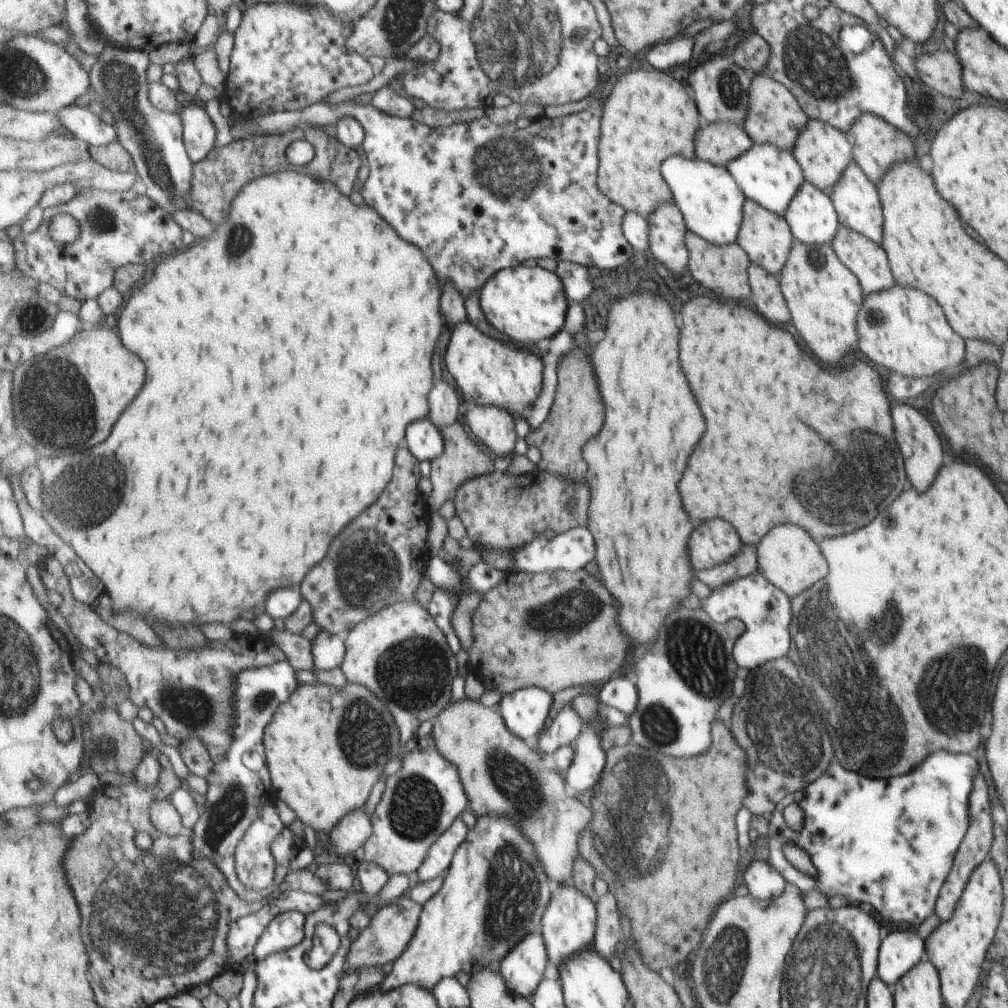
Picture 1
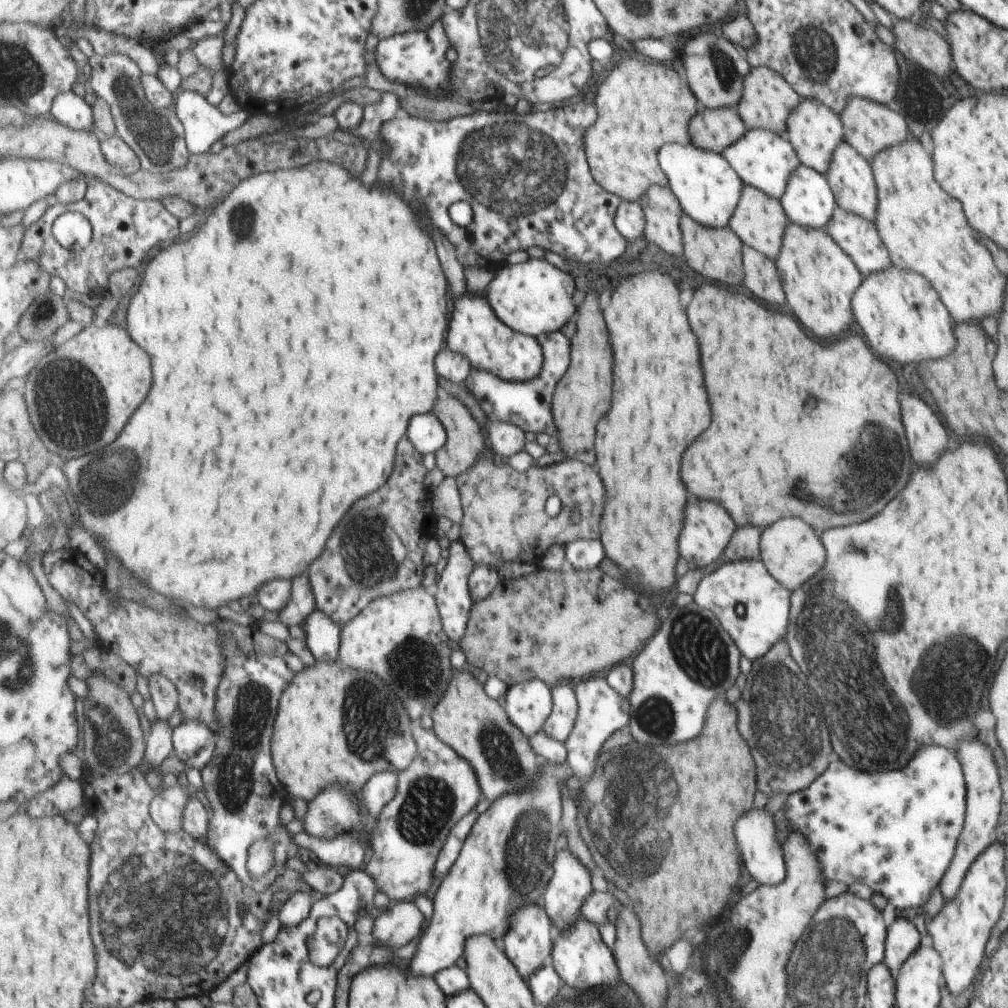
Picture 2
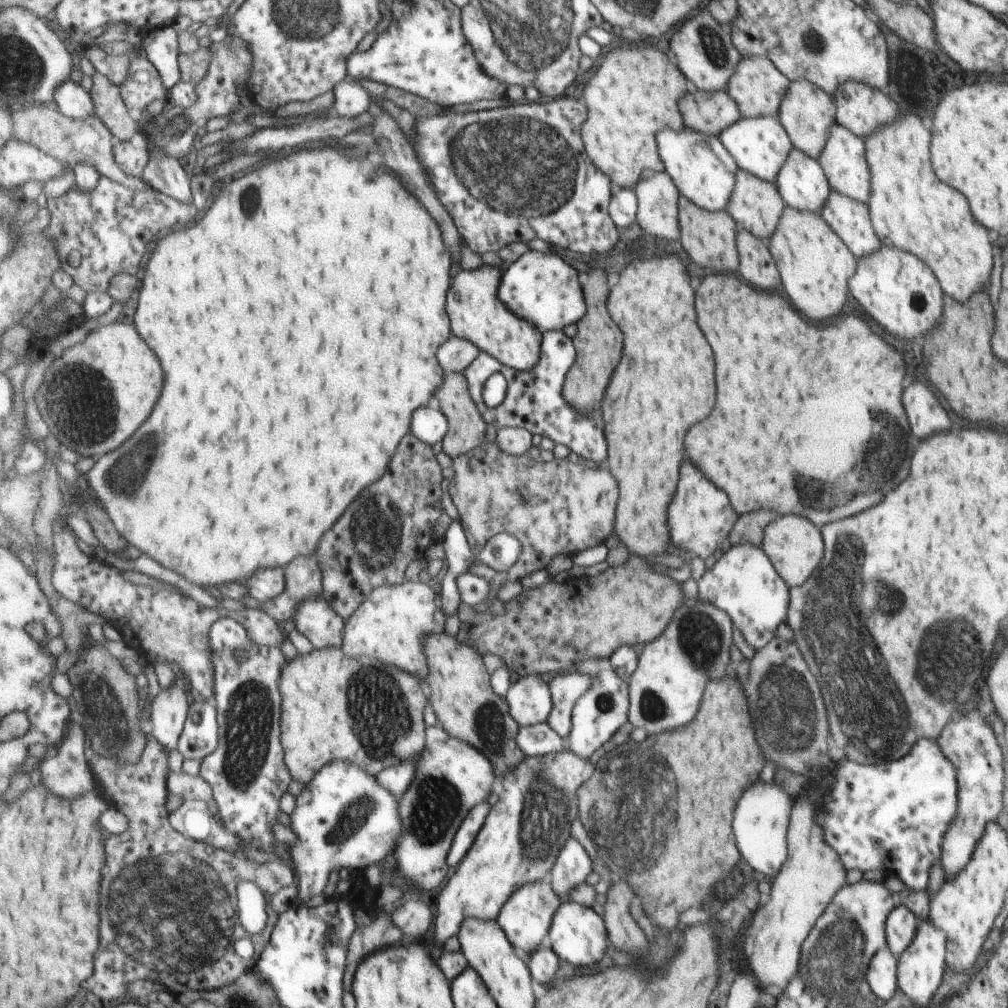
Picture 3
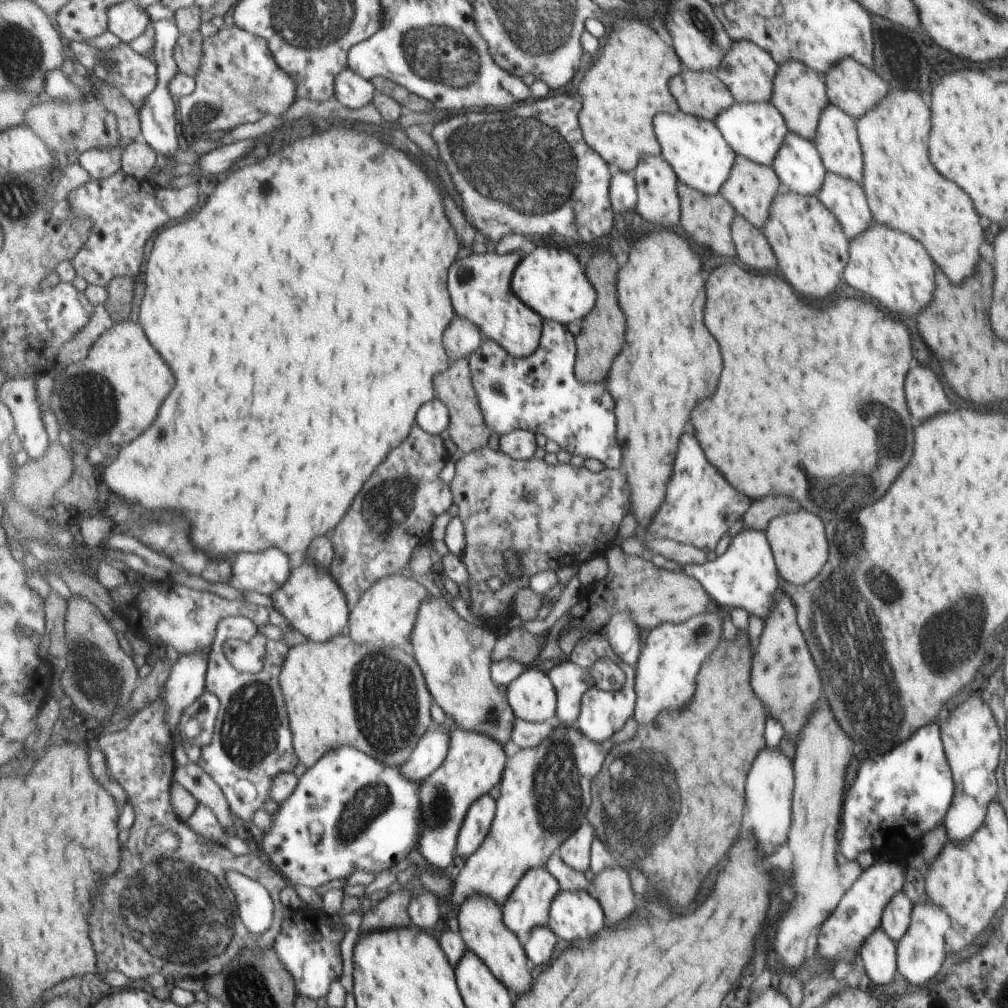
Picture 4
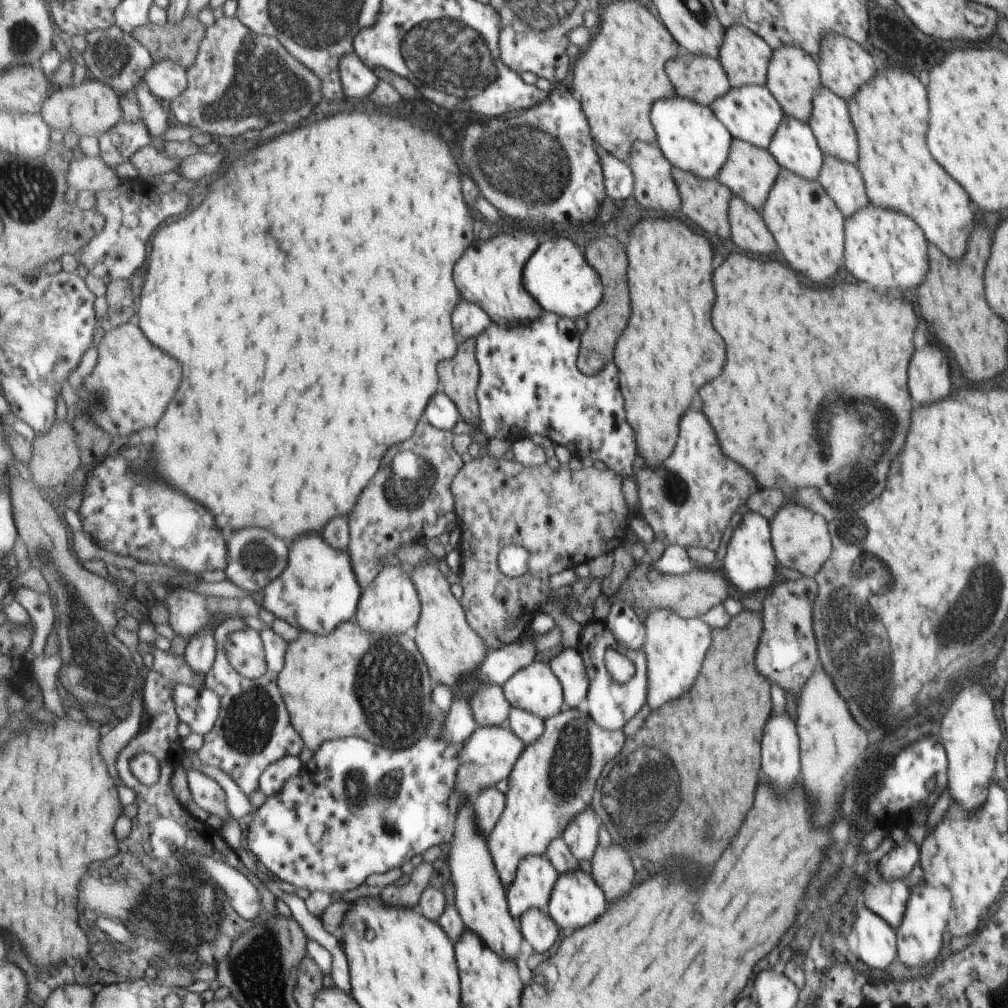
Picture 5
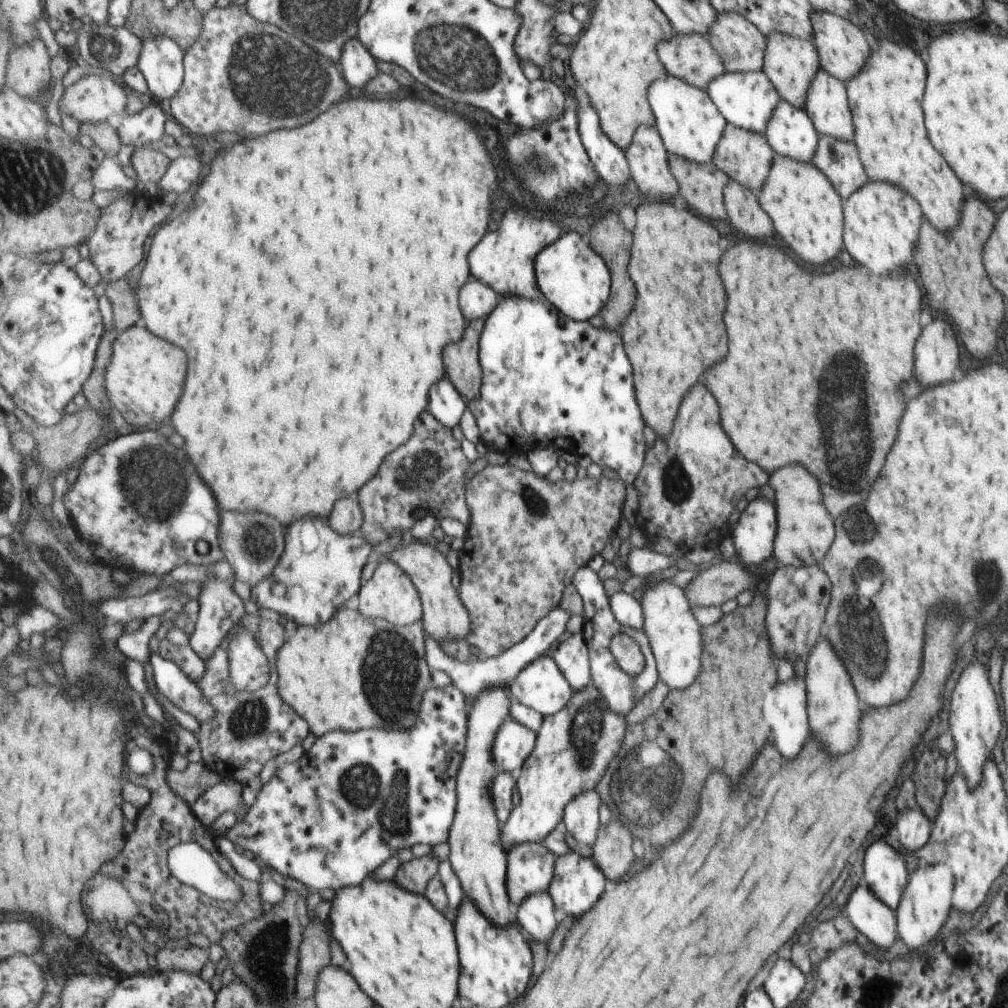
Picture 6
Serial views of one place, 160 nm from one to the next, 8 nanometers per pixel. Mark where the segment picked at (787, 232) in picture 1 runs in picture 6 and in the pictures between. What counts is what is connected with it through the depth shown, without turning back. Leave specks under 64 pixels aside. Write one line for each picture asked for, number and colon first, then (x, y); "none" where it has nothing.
2: (758, 219)
3: (754, 204)
4: (750, 186)
5: (749, 171)
6: (745, 156)

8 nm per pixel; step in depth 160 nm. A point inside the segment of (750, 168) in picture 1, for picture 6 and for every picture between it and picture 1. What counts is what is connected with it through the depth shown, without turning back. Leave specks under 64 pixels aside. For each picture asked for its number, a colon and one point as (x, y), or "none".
2: (764, 159)
3: (759, 145)
4: (755, 130)
5: (750, 113)
6: (746, 100)

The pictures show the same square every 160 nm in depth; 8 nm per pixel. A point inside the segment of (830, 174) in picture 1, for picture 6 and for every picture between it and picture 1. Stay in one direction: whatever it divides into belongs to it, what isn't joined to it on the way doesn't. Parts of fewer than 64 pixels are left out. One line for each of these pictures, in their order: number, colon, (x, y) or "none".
2: (814, 130)
3: (805, 112)
4: (798, 94)
5: (792, 77)
6: (789, 62)

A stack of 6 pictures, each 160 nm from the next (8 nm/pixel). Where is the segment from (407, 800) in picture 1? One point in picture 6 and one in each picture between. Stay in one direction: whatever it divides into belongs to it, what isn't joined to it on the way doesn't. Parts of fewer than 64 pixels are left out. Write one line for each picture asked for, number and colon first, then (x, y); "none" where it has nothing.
2: (439, 787)
3: (453, 776)
4: (476, 762)
5: (489, 756)
6: (515, 742)

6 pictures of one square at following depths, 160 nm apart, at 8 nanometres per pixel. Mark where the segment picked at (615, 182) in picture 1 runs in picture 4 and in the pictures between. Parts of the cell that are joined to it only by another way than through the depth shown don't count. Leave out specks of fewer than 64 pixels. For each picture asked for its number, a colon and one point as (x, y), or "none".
2: (643, 105)
3: (635, 91)
4: (628, 85)

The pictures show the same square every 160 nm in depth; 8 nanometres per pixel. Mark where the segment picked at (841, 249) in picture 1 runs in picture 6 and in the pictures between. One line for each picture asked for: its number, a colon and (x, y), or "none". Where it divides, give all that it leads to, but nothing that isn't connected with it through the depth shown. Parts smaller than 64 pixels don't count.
2: (856, 236)
3: (848, 218)
4: (844, 198)
5: (841, 180)
6: (838, 160)

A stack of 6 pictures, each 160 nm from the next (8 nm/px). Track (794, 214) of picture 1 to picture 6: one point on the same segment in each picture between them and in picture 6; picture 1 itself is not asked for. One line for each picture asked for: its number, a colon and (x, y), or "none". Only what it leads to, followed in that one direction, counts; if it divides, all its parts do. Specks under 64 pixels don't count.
2: (807, 200)
3: (803, 186)
4: (796, 162)
5: (794, 147)
6: (789, 132)

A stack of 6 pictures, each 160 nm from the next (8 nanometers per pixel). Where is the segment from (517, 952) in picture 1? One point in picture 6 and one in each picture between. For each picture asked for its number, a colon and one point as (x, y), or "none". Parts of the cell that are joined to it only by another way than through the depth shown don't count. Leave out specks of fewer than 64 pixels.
2: (529, 942)
3: (527, 918)
4: (530, 905)
5: (536, 877)
6: (531, 865)

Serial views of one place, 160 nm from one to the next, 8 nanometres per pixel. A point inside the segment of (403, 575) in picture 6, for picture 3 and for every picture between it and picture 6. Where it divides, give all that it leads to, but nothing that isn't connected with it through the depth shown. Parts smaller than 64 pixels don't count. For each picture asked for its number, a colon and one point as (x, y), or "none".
3: (391, 625)
4: (386, 615)
5: (391, 605)

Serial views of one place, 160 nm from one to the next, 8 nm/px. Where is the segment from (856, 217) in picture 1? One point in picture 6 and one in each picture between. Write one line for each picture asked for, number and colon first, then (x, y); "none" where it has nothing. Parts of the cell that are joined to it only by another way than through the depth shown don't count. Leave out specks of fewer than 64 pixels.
2: (849, 178)
3: (842, 162)
4: (835, 138)
5: (831, 126)
6: (825, 102)

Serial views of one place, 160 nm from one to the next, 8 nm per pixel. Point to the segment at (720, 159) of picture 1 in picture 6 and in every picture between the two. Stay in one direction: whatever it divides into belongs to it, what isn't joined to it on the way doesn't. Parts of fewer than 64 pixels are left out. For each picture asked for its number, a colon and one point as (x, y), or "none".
2: (711, 129)
3: (707, 112)
4: (702, 94)
5: (701, 78)
6: (691, 57)

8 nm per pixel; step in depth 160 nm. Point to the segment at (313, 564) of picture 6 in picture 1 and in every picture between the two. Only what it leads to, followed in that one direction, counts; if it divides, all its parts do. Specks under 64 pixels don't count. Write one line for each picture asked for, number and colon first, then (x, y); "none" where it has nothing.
1: (329, 649)
2: (323, 635)
3: (316, 619)
4: (312, 601)
5: (319, 589)

